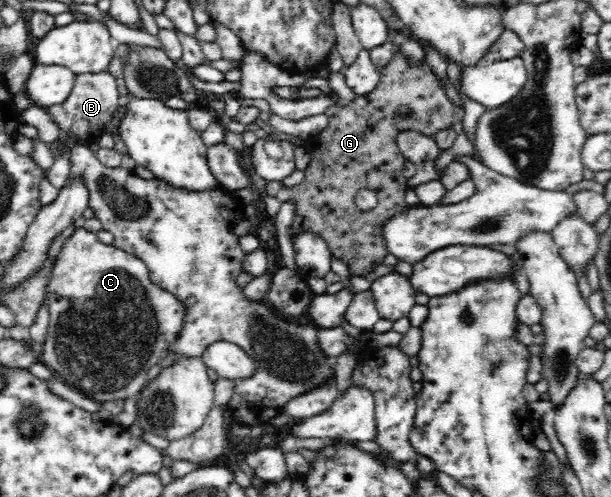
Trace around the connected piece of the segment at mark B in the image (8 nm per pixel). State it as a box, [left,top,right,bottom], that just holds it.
[44,71,119,146]

